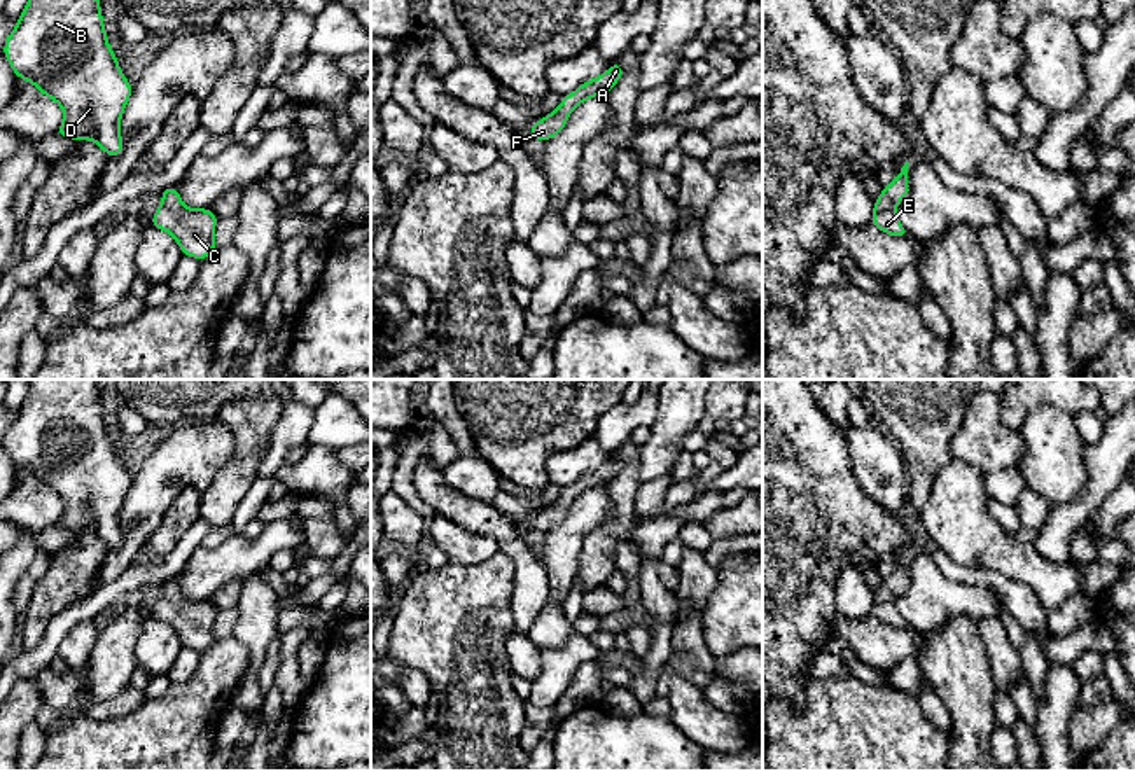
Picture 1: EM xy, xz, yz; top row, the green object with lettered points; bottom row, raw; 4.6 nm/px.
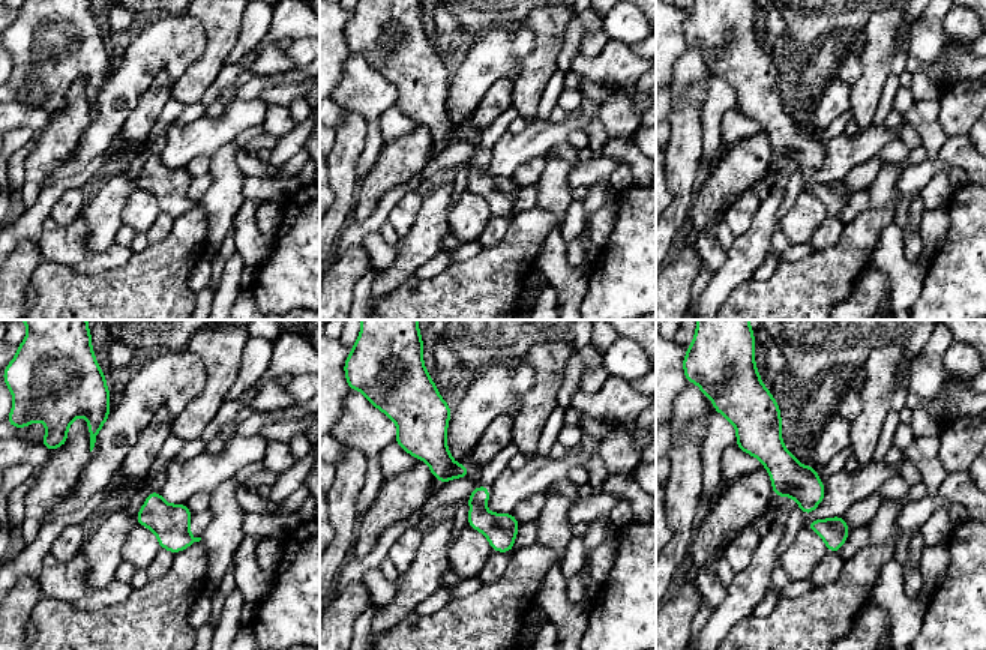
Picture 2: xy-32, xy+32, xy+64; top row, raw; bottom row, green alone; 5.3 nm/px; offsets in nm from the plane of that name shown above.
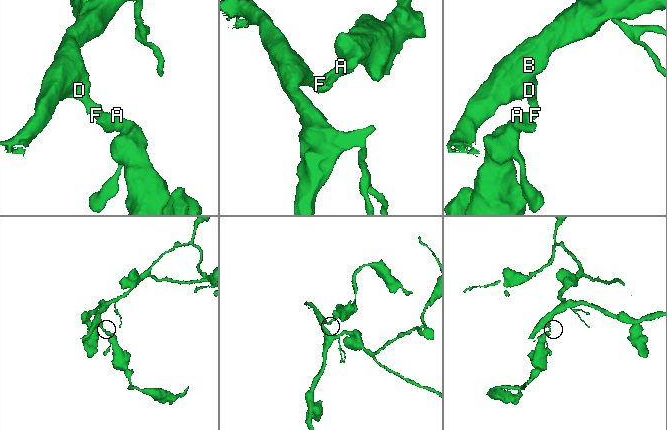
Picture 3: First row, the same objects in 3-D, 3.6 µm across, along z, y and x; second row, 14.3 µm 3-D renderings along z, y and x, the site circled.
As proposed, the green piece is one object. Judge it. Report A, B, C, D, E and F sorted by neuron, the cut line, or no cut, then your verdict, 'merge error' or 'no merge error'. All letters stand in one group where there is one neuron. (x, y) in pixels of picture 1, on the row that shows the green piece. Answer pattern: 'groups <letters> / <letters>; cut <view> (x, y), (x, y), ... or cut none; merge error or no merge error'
groups A B C D E F; cut none; no merge error

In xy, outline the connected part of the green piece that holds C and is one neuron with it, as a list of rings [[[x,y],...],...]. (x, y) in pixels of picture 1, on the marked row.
[[[178,187],[161,191],[163,205],[152,215],[150,226],[170,233],[184,255],[206,259],[217,248],[213,243],[213,229],[219,222],[210,208],[187,208],[178,196]]]

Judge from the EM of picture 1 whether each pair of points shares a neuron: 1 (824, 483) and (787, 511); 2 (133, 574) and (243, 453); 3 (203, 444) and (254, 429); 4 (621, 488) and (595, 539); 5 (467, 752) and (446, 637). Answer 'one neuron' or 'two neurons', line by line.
1: one neuron
2: two neurons
3: two neurons
4: one neuron
5: one neuron

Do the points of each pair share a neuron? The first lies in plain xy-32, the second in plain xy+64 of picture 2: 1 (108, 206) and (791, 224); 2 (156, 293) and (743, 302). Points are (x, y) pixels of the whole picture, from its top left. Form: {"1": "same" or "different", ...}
{"1": "different", "2": "same"}

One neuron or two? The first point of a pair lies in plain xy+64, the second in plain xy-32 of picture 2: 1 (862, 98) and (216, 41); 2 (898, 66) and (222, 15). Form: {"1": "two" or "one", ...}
{"1": "one", "2": "two"}

